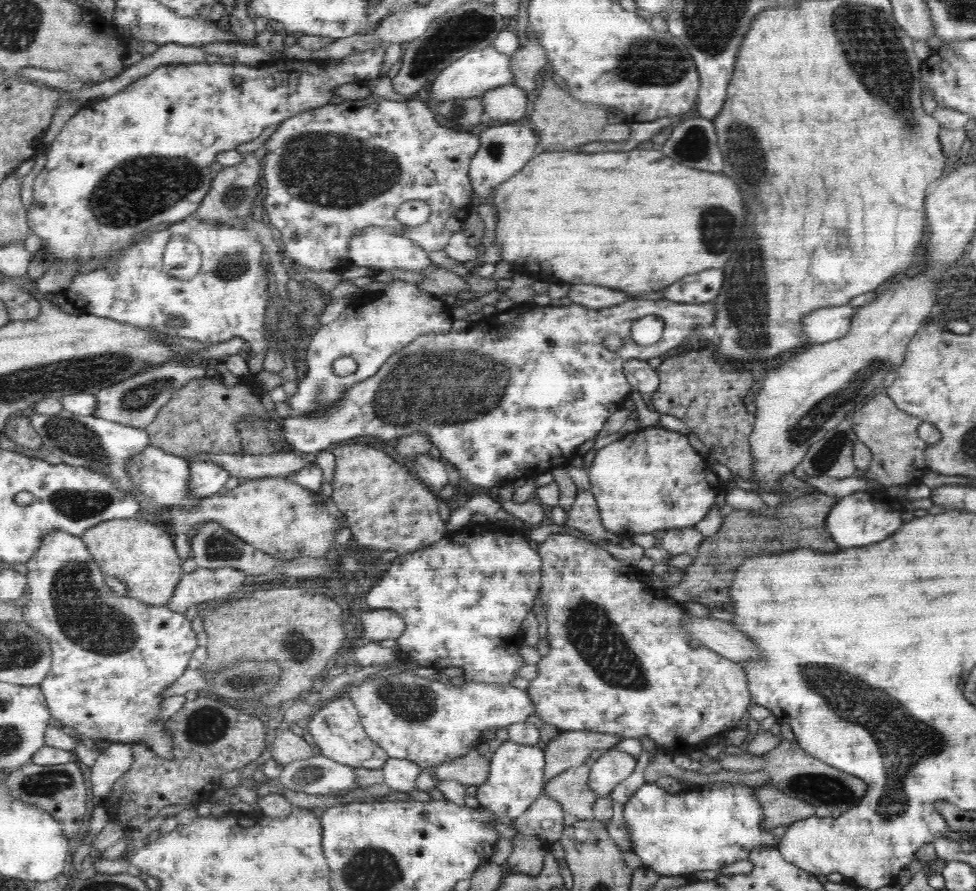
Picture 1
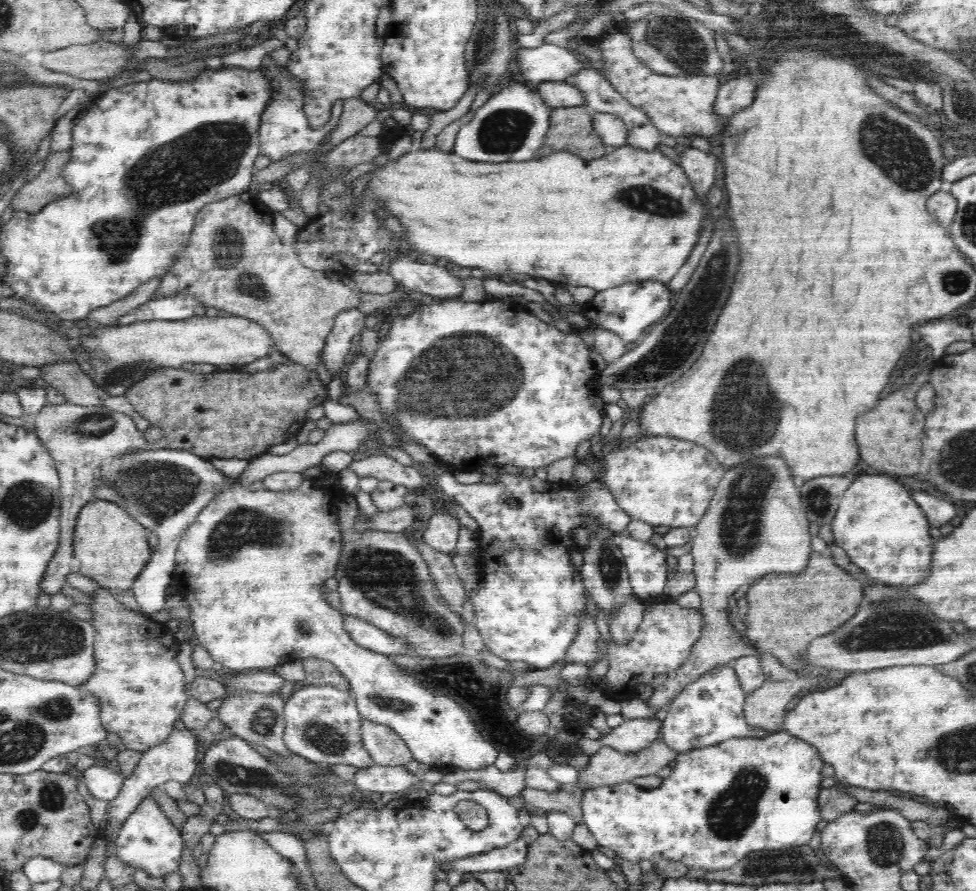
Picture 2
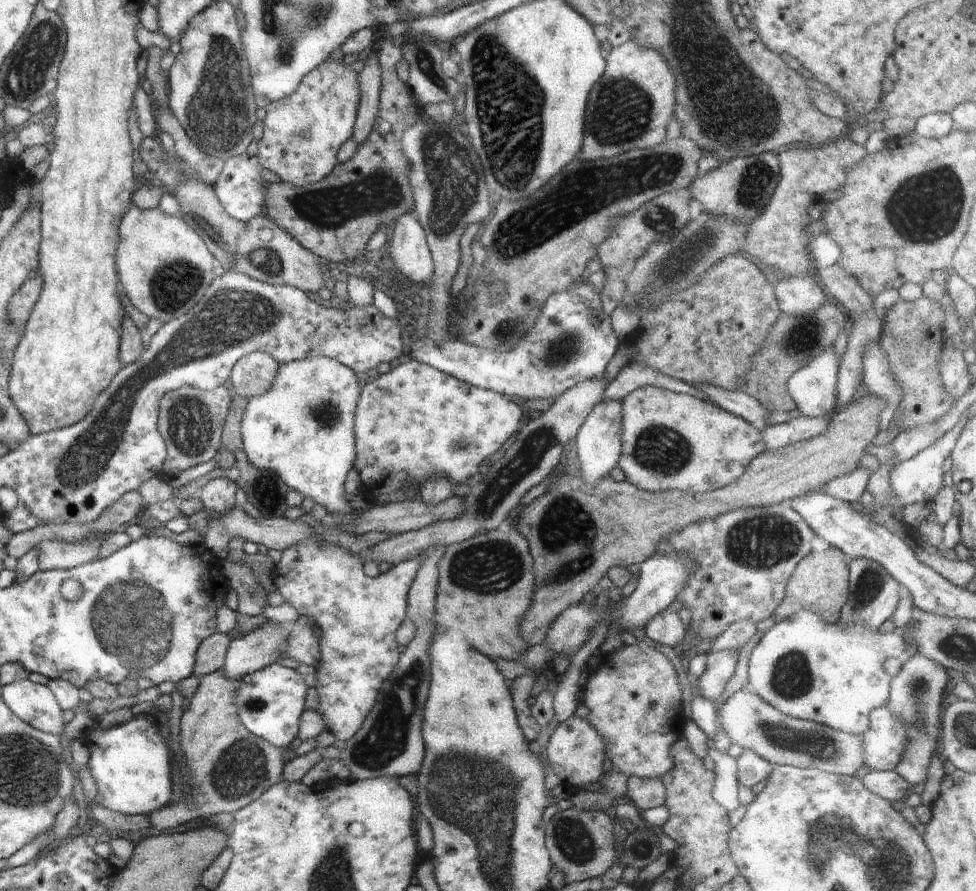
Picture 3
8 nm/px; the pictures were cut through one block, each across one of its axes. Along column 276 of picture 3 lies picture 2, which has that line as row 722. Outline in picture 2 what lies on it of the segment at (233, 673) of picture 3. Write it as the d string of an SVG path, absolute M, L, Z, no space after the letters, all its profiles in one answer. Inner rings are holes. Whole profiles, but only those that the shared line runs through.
M655 717L630 719L599 739L582 737L578 745L587 756L609 746L620 753L636 753L658 740L662 723Z

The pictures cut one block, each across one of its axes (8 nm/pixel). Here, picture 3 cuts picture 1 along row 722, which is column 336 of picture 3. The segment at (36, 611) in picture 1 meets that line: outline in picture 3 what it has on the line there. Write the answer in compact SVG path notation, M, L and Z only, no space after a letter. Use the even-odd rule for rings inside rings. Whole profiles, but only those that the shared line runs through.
M324 61L304 76L299 87L290 96L265 107L264 133L258 142L257 159L281 181L298 187L326 178L338 162L337 154L341 146L352 137L360 98L358 73L352 70L351 65L344 65L341 61Z

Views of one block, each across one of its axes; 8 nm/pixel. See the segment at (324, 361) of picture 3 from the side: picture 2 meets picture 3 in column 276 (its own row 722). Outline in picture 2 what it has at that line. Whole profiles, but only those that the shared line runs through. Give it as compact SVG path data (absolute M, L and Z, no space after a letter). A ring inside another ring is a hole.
M333 472L327 479L304 477L302 486L298 490L282 490L274 492L273 490L259 489L250 490L248 485L238 485L234 483L219 493L216 493L212 500L199 512L196 520L182 534L175 552L176 568L172 574L172 583L177 588L177 594L190 605L190 619L194 625L194 632L200 641L200 645L212 656L214 661L222 663L226 668L247 672L248 670L271 670L288 661L306 660L306 658L320 658L329 661L336 666L336 669L342 673L342 676L350 683L350 694L355 698L357 709L363 720L377 722L389 726L411 750L413 758L418 763L425 763L434 770L444 770L445 768L466 770L482 770L493 765L499 756L499 751L488 739L484 739L476 723L472 721L467 709L464 708L459 700L455 700L448 693L438 692L436 689L429 689L425 684L419 682L418 678L412 677L406 670L400 669L393 664L391 658L372 650L362 648L352 640L350 634L344 627L344 614L330 606L325 601L325 592L322 586L327 578L333 577L336 572L336 565L341 555L341 532L337 525L337 510L340 502L347 499L351 494L344 493L340 485L339 473Z

